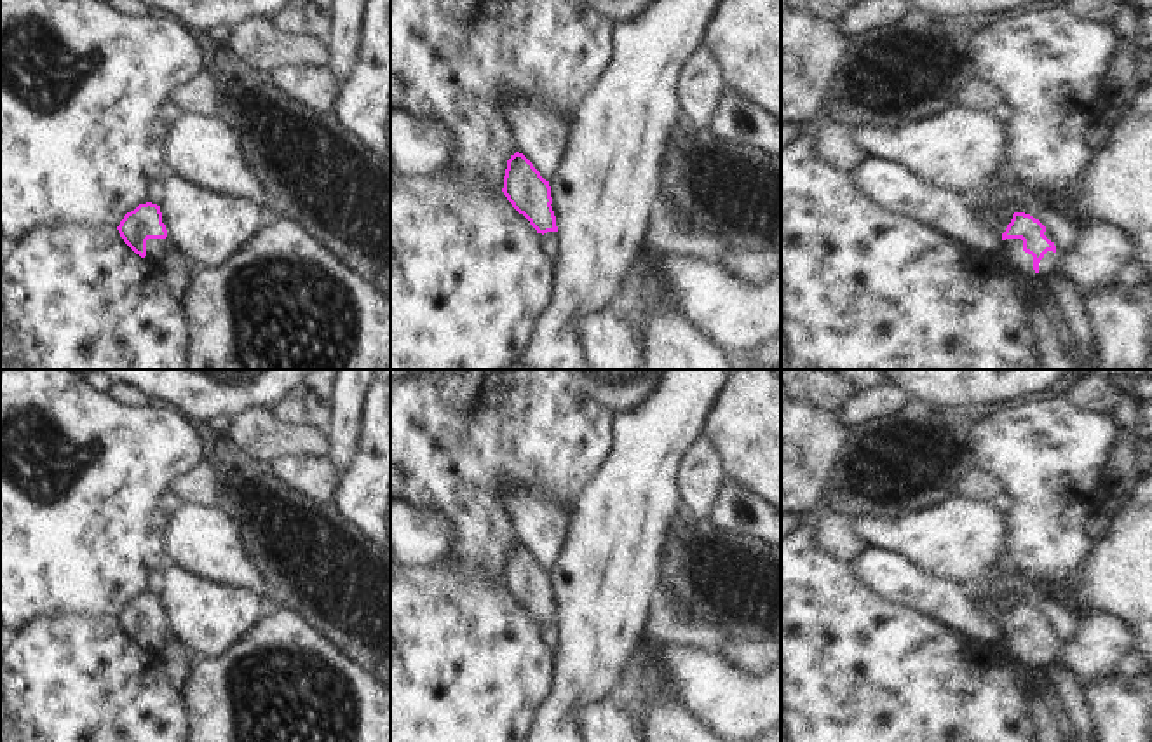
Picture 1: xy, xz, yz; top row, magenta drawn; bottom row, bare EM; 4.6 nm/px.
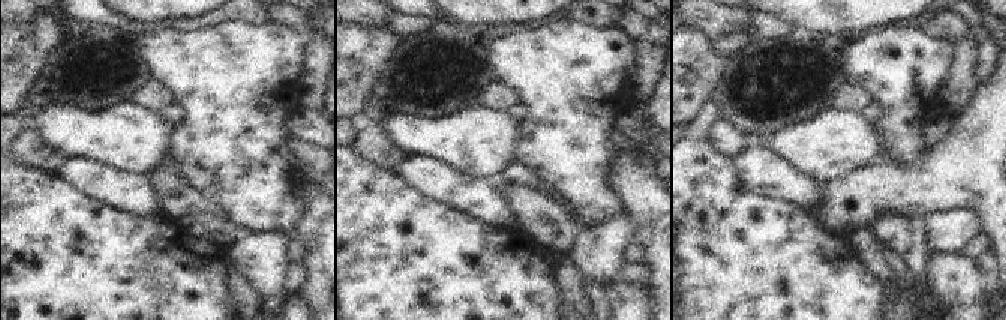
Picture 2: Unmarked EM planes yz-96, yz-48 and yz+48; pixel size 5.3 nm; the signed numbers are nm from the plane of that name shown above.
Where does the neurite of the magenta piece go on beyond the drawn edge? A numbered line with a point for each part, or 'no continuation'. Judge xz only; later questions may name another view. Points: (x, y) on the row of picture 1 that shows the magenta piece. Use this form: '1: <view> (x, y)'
no continuation

